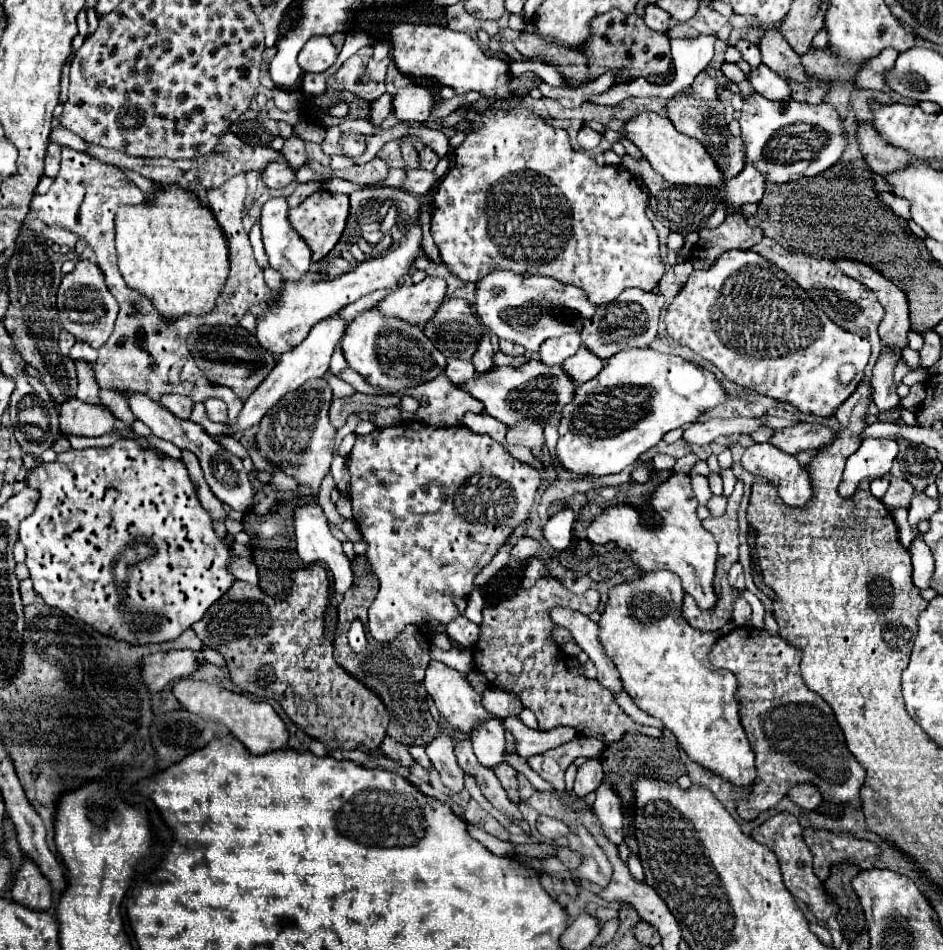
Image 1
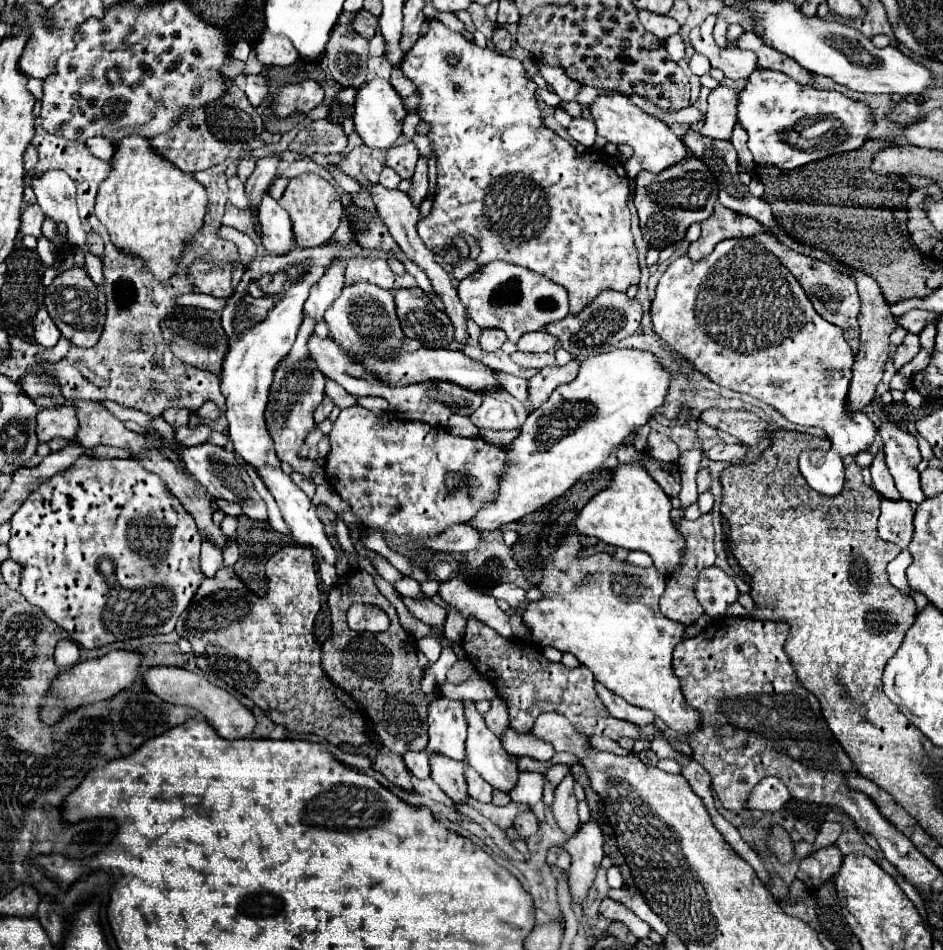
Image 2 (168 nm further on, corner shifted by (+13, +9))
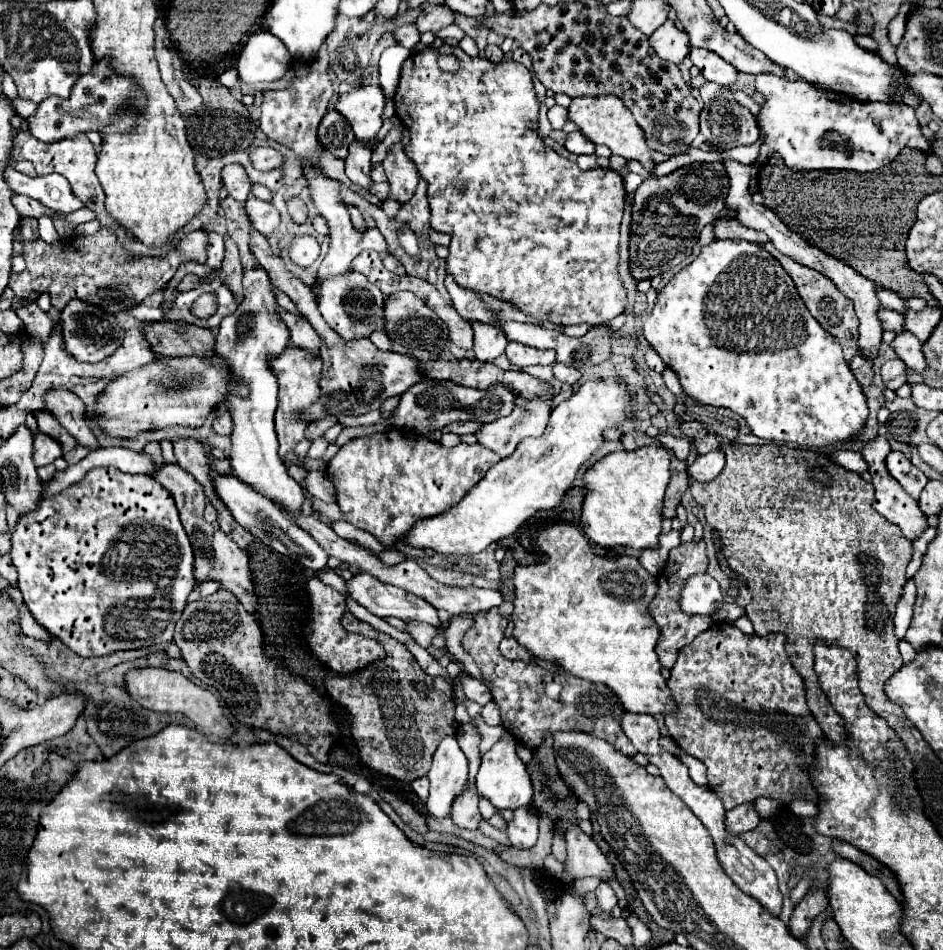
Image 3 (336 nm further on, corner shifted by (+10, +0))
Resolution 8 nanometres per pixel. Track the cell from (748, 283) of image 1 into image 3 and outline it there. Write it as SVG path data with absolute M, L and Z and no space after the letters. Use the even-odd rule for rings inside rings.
M713 240L709 246L703 246L701 254L687 268L683 268L679 274L675 274L667 282L667 286L657 294L657 300L655 300L655 306L653 306L651 314L643 320L641 334L653 346L653 350L663 358L663 362L671 370L677 372L677 376L681 380L681 386L685 388L685 392L691 398L695 398L701 404L709 404L709 406L715 406L715 408L727 408L727 410L739 414L741 418L745 418L751 434L755 434L757 438L778 442L794 442L809 448L836 446L837 442L851 440L863 428L865 418L869 414L865 394L863 394L859 382L855 382L847 360L843 358L841 344L833 336L829 336L829 332L823 330L821 324L815 322L815 318L809 314L807 306L803 304L801 296L797 294L791 276L759 244L745 242L745 240Z

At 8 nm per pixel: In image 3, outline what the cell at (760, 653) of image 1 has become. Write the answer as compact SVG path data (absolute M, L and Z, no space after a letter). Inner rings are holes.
M715 622L679 650L667 686L677 704L677 712L663 714L667 732L687 754L699 758L707 766L709 788L723 800L725 810L753 802L759 796L775 798L783 804L795 798L817 802L815 792L807 784L809 778L803 764L813 762L815 742L823 738L823 732L807 708L803 678L789 662L783 634L771 638L747 636L729 622ZM793 744L801 744L803 750L795 750Z

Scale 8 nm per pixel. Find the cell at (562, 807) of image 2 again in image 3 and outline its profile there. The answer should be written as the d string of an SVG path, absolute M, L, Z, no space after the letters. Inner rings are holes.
M573 826L567 834L567 870L575 878L597 876L601 882L609 882L615 878L613 866L593 842L591 836L585 836L579 826Z

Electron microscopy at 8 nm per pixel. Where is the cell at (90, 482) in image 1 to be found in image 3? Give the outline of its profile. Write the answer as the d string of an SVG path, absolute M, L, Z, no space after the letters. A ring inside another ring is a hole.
M93 468L81 482L69 486L69 490L63 490L61 494L57 494L53 498L41 500L41 506L33 514L25 514L25 518L21 518L17 522L11 542L13 542L11 558L19 572L17 588L23 594L25 606L29 608L33 618L43 628L47 628L47 632L51 636L59 638L65 646L69 646L79 656L85 656L85 658L105 656L105 654L113 654L119 650L137 650L137 648L145 648L145 646L153 646L153 644L167 644L173 640L173 628L177 624L177 618L181 616L187 596L191 594L191 590L195 586L193 548L189 546L189 538L181 526L173 496L153 476L145 476L145 474L131 476L121 470L113 470L113 468Z

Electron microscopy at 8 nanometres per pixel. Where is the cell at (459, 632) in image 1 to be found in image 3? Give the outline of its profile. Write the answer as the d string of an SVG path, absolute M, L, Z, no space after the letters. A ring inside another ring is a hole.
M369 572L355 574L351 580L345 582L345 586L347 586L347 594L357 604L361 604L363 608L367 608L371 614L379 618L395 616L395 618L401 618L403 622L417 620L431 626L439 626L437 610L429 606L429 602L397 586L383 584L377 576Z

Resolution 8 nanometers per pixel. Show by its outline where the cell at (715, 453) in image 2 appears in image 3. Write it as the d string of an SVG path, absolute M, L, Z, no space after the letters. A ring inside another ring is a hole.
M711 450L707 454L699 454L691 466L687 466L689 478L697 482L711 482L721 474L725 466L725 454L721 450Z

